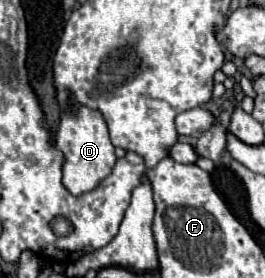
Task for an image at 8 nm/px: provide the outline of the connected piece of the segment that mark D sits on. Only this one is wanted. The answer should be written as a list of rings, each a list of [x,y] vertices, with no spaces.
[[[78,107],[74,113],[68,109],[62,115],[58,135],[56,135],[56,147],[64,155],[62,163],[62,185],[72,193],[72,195],[84,195],[88,191],[94,191],[112,171],[116,155],[114,155],[114,145],[110,143],[106,123],[98,111],[90,111],[86,107]]]

